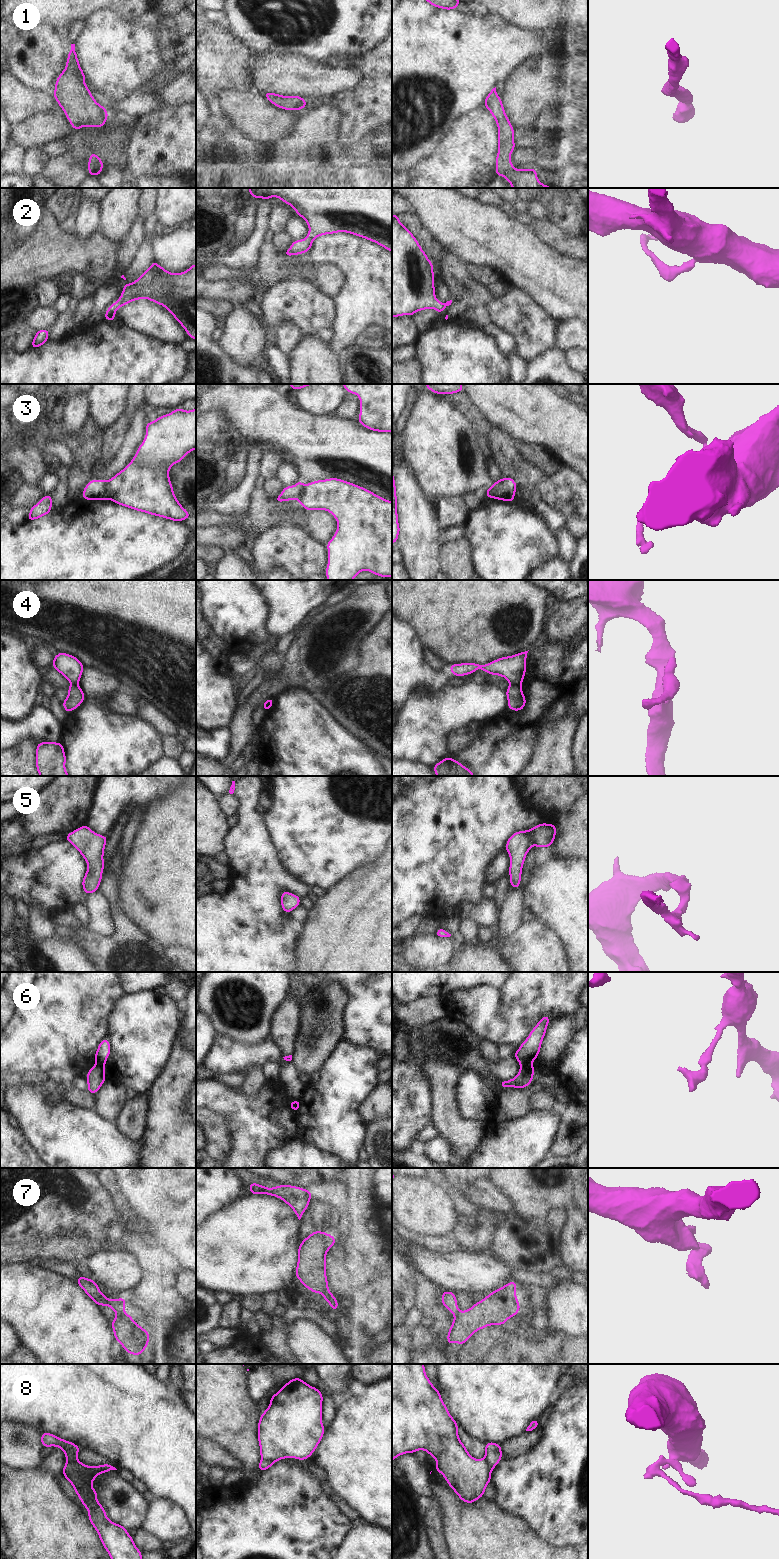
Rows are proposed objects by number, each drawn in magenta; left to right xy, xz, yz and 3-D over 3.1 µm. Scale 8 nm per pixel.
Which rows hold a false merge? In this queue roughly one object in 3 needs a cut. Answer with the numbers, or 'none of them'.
3, 4, 6, 7, 8

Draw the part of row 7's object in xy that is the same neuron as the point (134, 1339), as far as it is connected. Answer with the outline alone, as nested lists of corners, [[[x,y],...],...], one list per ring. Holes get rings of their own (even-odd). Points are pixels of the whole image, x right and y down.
[[[126,1312],[117,1314],[110,1323],[115,1340],[122,1345],[123,1349],[132,1355],[140,1356],[150,1341],[148,1331],[138,1325]]]

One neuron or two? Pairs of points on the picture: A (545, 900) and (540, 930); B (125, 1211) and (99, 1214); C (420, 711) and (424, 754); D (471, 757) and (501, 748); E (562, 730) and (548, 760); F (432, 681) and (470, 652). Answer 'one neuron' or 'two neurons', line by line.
A: two neurons
B: two neurons
C: one neuron
D: one neuron
E: one neuron
F: two neurons

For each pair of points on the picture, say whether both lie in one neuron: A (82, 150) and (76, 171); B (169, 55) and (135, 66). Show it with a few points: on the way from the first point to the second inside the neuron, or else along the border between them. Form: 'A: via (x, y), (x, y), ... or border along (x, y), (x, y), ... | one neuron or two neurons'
A: border along (63, 154), (74, 155), (87, 169) | two neurons
B: border along (160, 34), (166, 68), (155, 79) | two neurons

